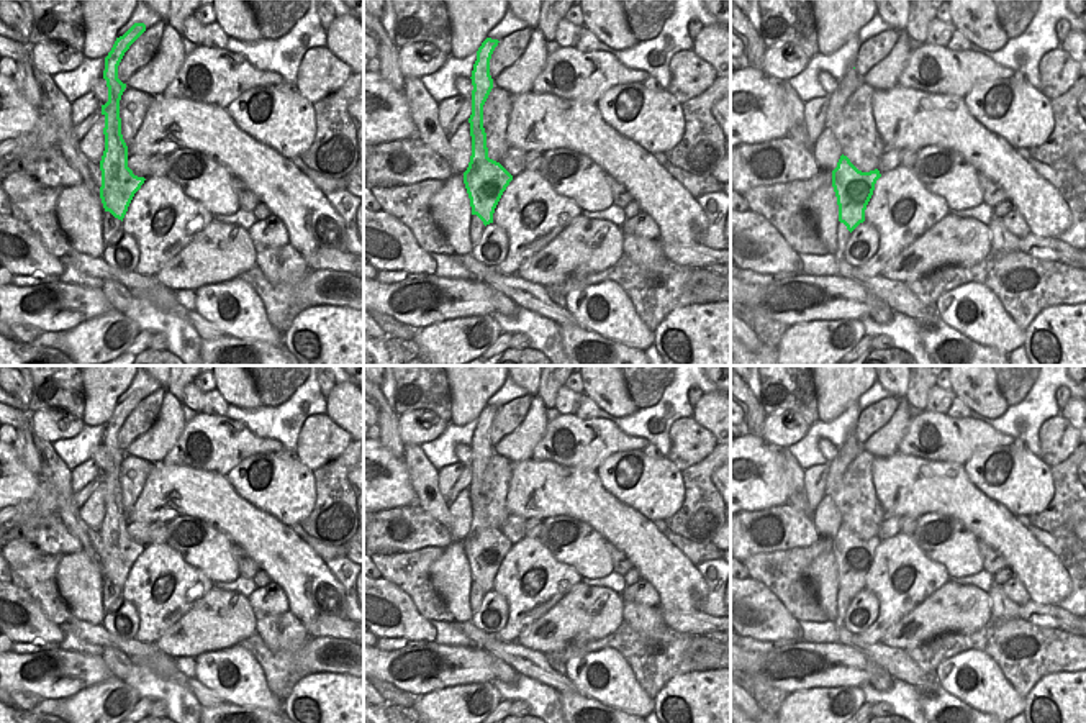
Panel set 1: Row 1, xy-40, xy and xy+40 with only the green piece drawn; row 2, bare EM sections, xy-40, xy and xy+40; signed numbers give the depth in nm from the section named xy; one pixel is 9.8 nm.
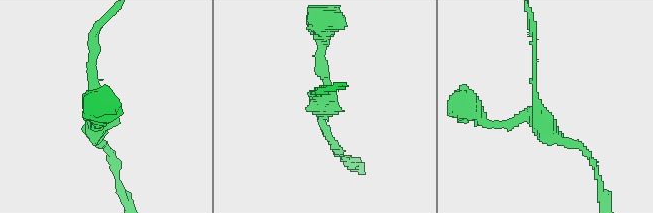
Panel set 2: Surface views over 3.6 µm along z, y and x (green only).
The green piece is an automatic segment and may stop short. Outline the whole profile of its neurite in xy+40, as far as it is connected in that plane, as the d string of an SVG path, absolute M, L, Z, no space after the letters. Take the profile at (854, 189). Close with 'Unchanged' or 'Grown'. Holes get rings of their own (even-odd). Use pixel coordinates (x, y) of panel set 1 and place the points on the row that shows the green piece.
M840 156L832 171L832 187L839 205L839 221L852 233L865 221L865 210L873 195L880 171L862 172L847 156Z. Unchanged

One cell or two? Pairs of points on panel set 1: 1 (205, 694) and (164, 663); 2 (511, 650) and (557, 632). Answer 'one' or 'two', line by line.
1: one
2: two

